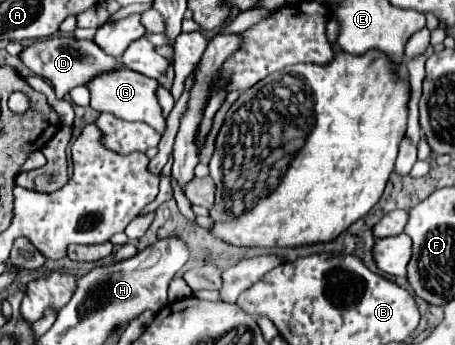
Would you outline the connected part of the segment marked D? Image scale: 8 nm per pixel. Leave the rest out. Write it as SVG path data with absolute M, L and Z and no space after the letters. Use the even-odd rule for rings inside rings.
M52 36L48 40L34 40L20 52L18 58L34 74L50 80L58 96L66 96L72 88L86 84L94 76L122 66L120 60L104 54L92 40L74 40L72 36Z

